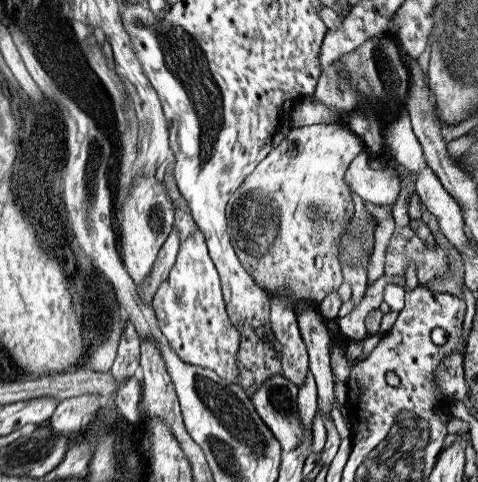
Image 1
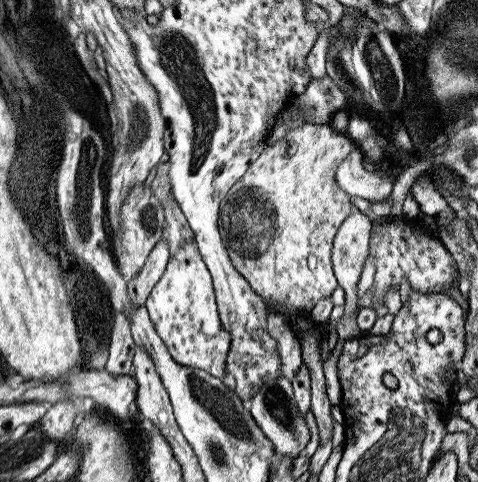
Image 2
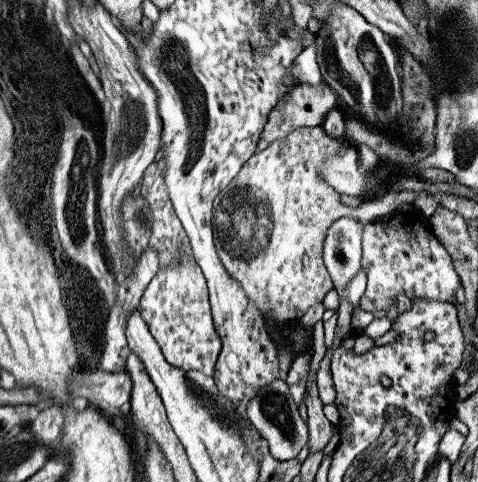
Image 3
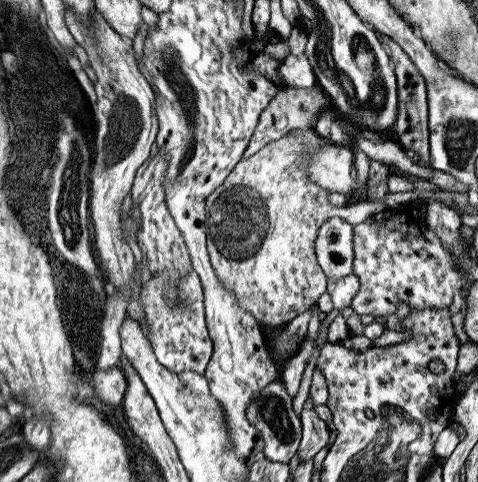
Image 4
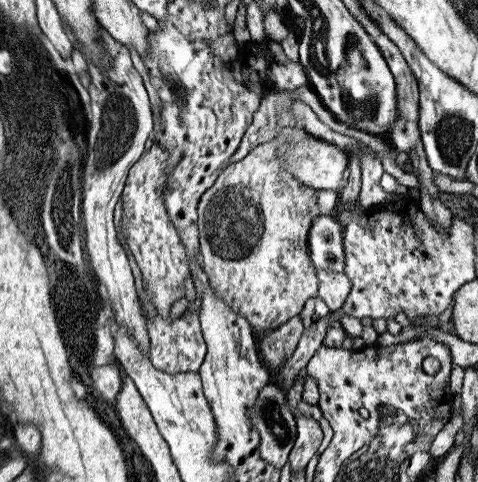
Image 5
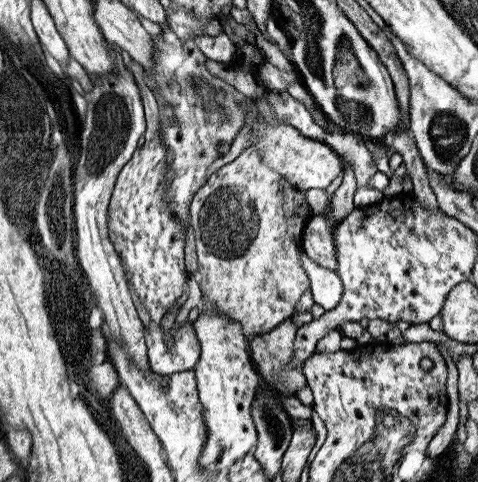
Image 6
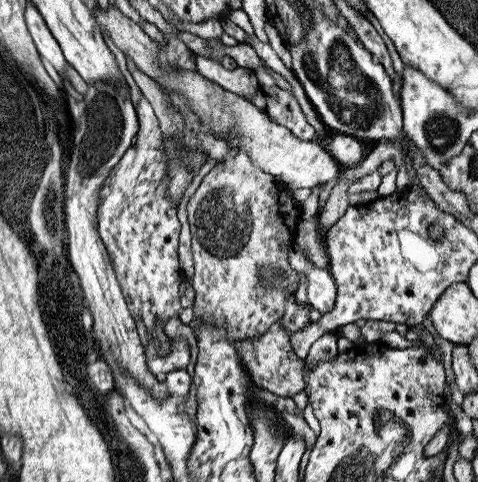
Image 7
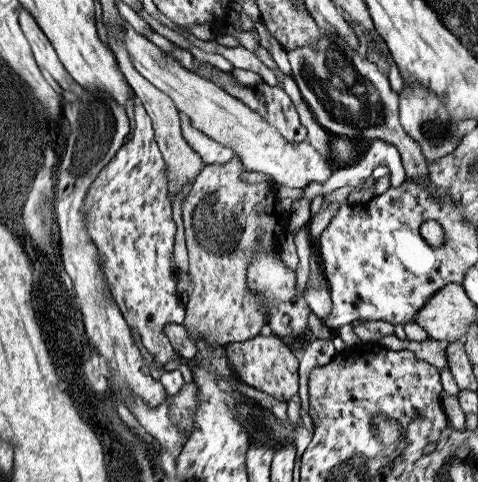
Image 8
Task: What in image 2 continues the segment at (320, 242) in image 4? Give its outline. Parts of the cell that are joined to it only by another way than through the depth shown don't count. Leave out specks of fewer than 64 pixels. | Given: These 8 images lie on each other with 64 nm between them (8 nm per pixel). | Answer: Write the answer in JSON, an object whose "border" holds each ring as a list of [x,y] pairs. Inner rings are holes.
{"border":[[[353,204],[353,214],[349,214],[343,224],[339,226],[335,238],[333,238],[333,248],[331,248],[331,264],[333,264],[333,274],[337,278],[337,284],[345,290],[345,316],[355,312],[359,306],[359,296],[357,296],[357,284],[361,280],[361,272],[365,266],[365,260],[369,258],[369,240],[373,234],[373,220],[367,214],[361,214],[359,208]]]}

